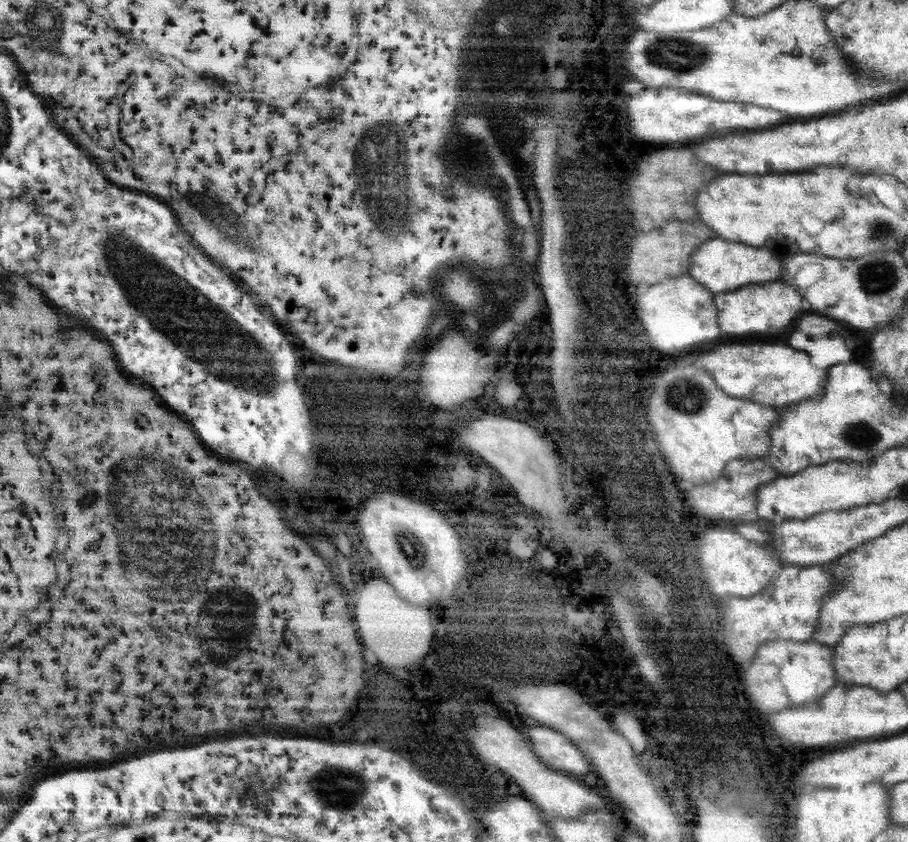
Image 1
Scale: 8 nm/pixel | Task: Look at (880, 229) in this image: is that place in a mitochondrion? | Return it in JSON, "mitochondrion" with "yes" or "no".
{"mitochondrion":"yes"}

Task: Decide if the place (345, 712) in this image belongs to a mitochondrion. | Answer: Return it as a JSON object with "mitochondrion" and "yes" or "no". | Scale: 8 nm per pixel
{"mitochondrion":"no"}

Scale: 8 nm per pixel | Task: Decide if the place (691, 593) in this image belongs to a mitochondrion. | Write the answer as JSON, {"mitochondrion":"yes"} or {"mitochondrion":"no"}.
{"mitochondrion":"yes"}

